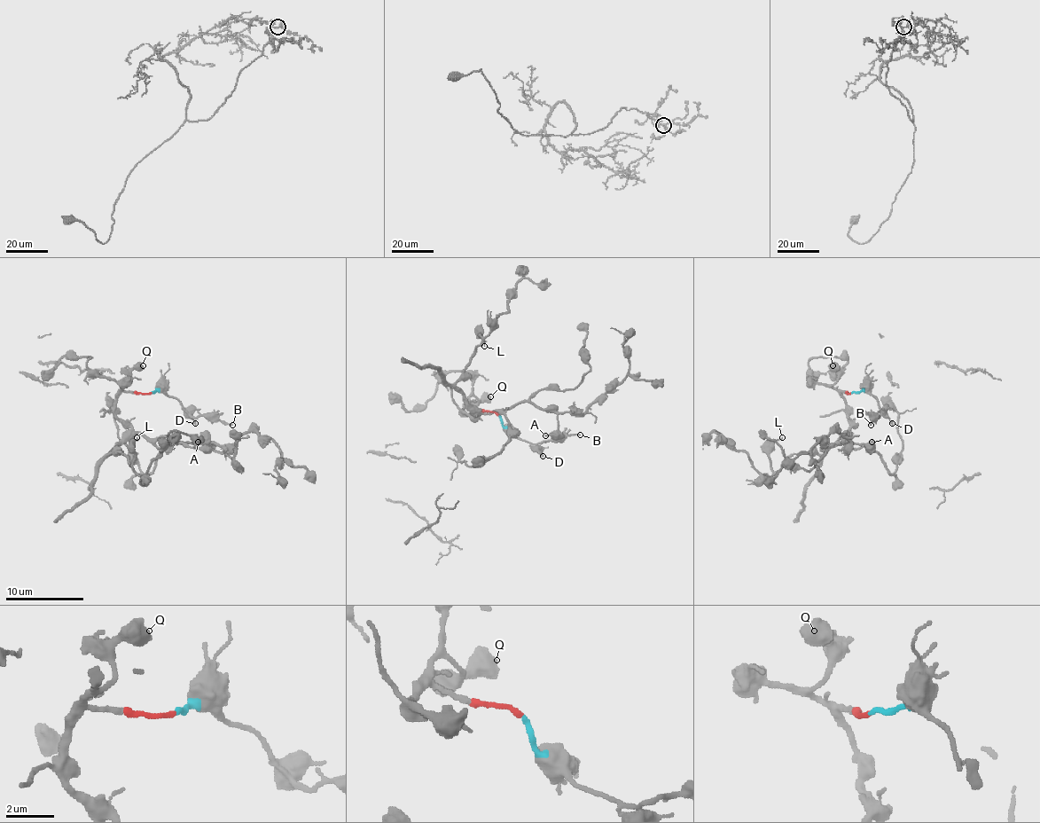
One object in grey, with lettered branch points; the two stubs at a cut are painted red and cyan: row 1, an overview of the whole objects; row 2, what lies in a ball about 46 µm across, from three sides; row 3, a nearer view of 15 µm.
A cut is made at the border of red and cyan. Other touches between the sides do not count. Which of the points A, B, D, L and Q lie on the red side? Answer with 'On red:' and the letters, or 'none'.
On red: A, L, Q

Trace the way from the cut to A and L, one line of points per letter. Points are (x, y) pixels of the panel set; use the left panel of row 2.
A: (151, 393), (121, 393), (115, 404), (118, 416), (135, 432), (149, 437), (198, 442)
L: (151, 393), (121, 393), (118, 396), (118, 420), (125, 432), (108, 453), (121, 453), (133, 471), (137, 437)

